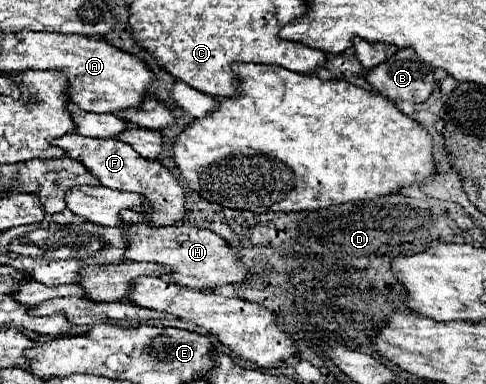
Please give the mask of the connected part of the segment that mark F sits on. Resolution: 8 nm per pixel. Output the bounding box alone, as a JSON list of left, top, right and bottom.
[51,133,185,225]

